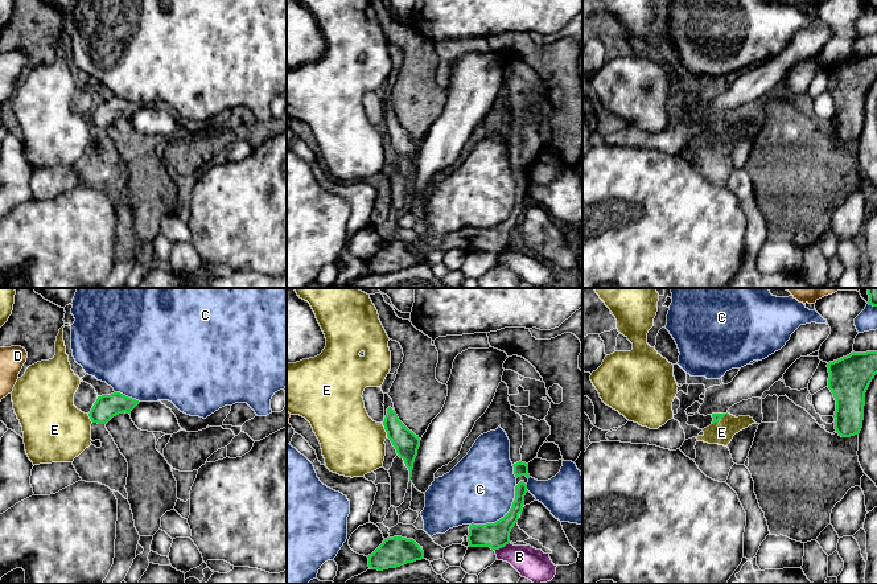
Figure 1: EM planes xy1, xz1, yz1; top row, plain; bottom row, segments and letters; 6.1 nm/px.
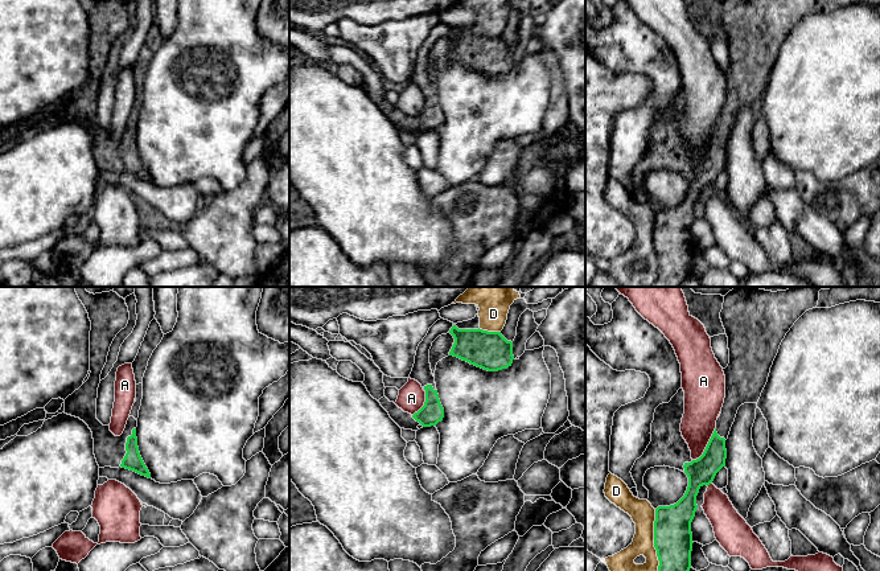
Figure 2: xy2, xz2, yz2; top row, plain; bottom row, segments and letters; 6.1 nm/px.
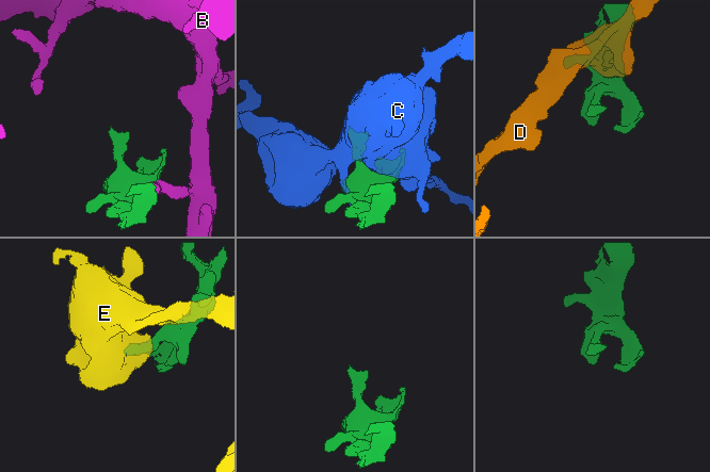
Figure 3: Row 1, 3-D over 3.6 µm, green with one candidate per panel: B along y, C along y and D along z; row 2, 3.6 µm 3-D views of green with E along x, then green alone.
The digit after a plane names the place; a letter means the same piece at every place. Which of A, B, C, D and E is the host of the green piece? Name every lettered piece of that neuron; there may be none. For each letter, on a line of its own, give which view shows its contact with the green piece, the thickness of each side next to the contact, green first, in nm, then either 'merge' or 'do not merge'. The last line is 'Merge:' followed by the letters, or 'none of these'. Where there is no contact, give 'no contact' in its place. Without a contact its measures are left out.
A: yz2 | 160/220 nm | do not merge
B: xz1 | 160/190 nm | do not merge
C: xz1 | 160/420 nm | do not merge
D: yz2 | 240/180 nm | do not merge
E: xz1 | 150/380 nm | do not merge
Merge: none of these

